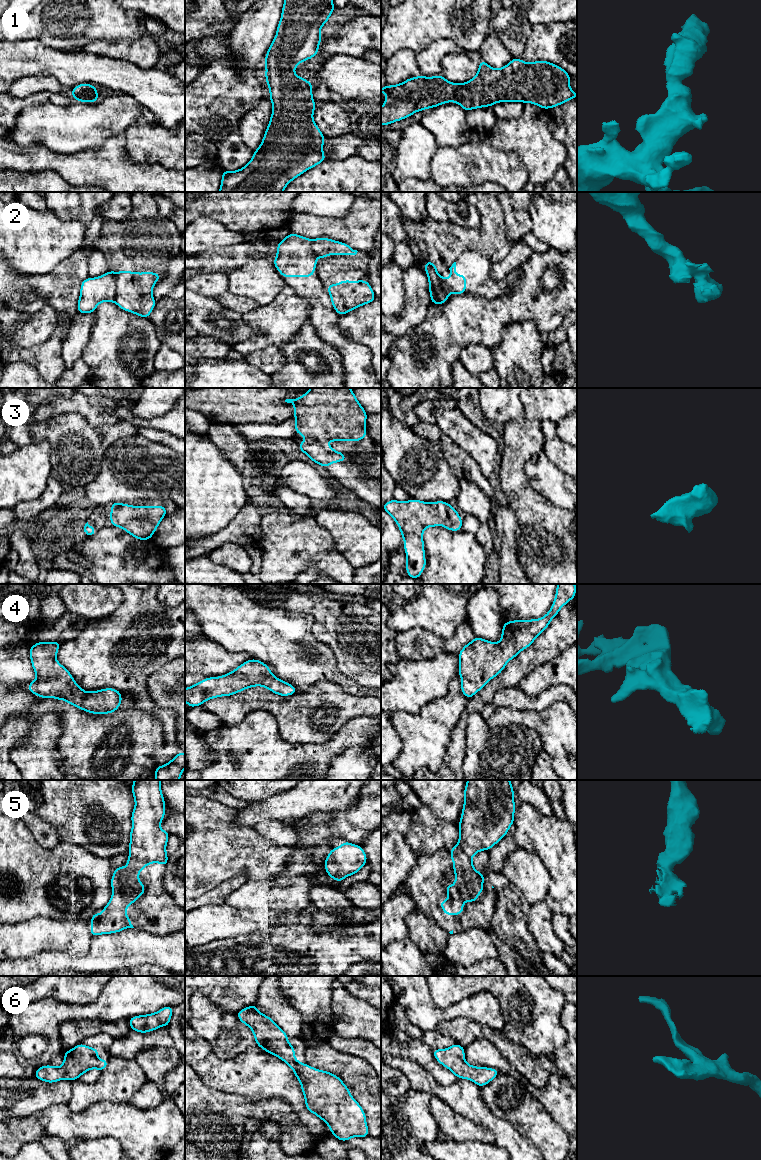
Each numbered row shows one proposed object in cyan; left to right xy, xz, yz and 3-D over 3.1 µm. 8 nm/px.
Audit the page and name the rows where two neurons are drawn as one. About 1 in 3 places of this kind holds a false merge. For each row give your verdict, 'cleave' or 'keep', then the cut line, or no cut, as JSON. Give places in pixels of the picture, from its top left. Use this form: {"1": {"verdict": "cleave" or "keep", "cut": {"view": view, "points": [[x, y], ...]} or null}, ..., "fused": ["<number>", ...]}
{"1": {"verdict": "keep", "cut": null}, "2": {"verdict": "cleave", "cut": {"view": "xy", "points": [[112, 272], [116, 284], [115, 301]]}}, "3": {"verdict": "keep", "cut": null}, "4": {"verdict": "keep", "cut": null}, "5": {"verdict": "keep", "cut": null}, "6": {"verdict": "keep", "cut": null}, "fused": ["2"]}

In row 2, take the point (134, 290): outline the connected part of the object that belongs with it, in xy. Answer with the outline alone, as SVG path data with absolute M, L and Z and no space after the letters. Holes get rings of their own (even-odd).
M113 272L117 284L115 303L124 311L149 318L156 305L152 296L155 283L161 278L160 273Z

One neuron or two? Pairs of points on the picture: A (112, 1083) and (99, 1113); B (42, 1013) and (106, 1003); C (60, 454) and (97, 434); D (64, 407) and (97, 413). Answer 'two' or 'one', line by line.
A: two
B: one
C: one
D: one

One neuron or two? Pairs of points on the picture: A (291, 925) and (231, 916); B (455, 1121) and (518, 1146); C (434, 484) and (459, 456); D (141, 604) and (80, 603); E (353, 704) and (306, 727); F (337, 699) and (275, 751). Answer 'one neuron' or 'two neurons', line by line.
A: two neurons
B: two neurons
C: two neurons
D: two neurons
E: one neuron
F: two neurons

